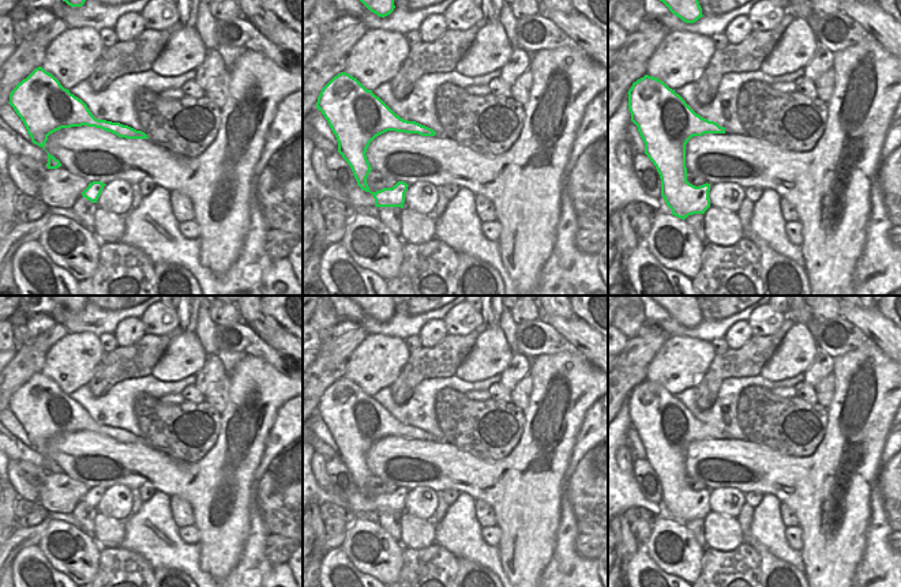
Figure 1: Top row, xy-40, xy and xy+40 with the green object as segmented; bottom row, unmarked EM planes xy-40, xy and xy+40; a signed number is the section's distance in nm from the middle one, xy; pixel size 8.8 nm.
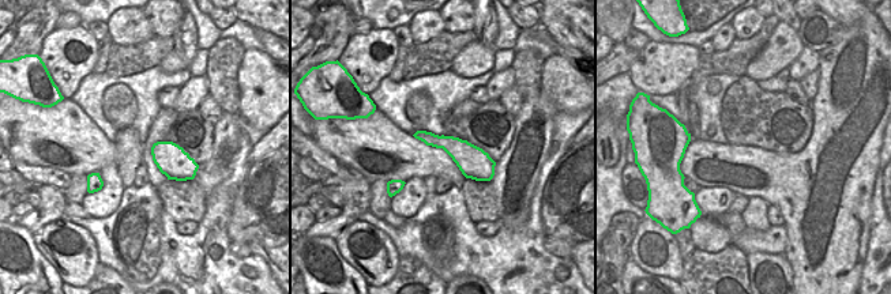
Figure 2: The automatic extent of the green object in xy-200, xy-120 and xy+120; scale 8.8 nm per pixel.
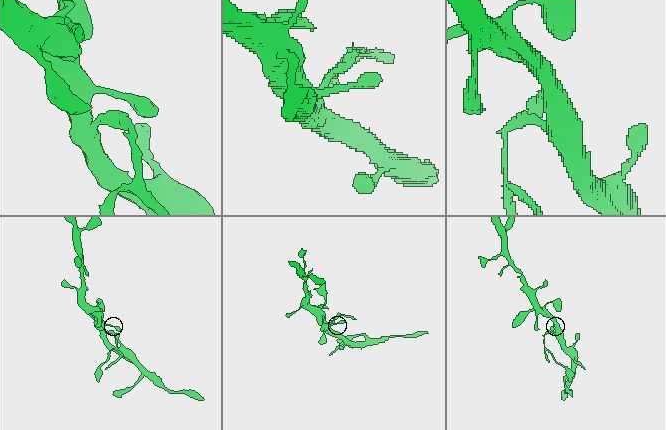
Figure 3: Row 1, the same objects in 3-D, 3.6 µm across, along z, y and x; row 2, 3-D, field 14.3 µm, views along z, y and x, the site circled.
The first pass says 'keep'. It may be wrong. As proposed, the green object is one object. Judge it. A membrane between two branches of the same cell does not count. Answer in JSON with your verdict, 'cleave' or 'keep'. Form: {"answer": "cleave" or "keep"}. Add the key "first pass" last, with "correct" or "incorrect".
{"answer": "keep", "first pass": "correct"}

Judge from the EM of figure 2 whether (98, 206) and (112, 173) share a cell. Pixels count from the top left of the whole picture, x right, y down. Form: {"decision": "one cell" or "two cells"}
{"decision": "one cell"}

